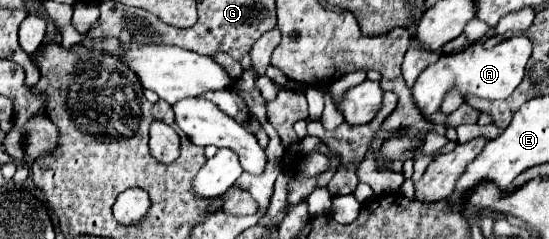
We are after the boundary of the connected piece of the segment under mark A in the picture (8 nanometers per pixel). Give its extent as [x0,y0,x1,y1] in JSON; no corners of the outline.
[413,33,532,117]

